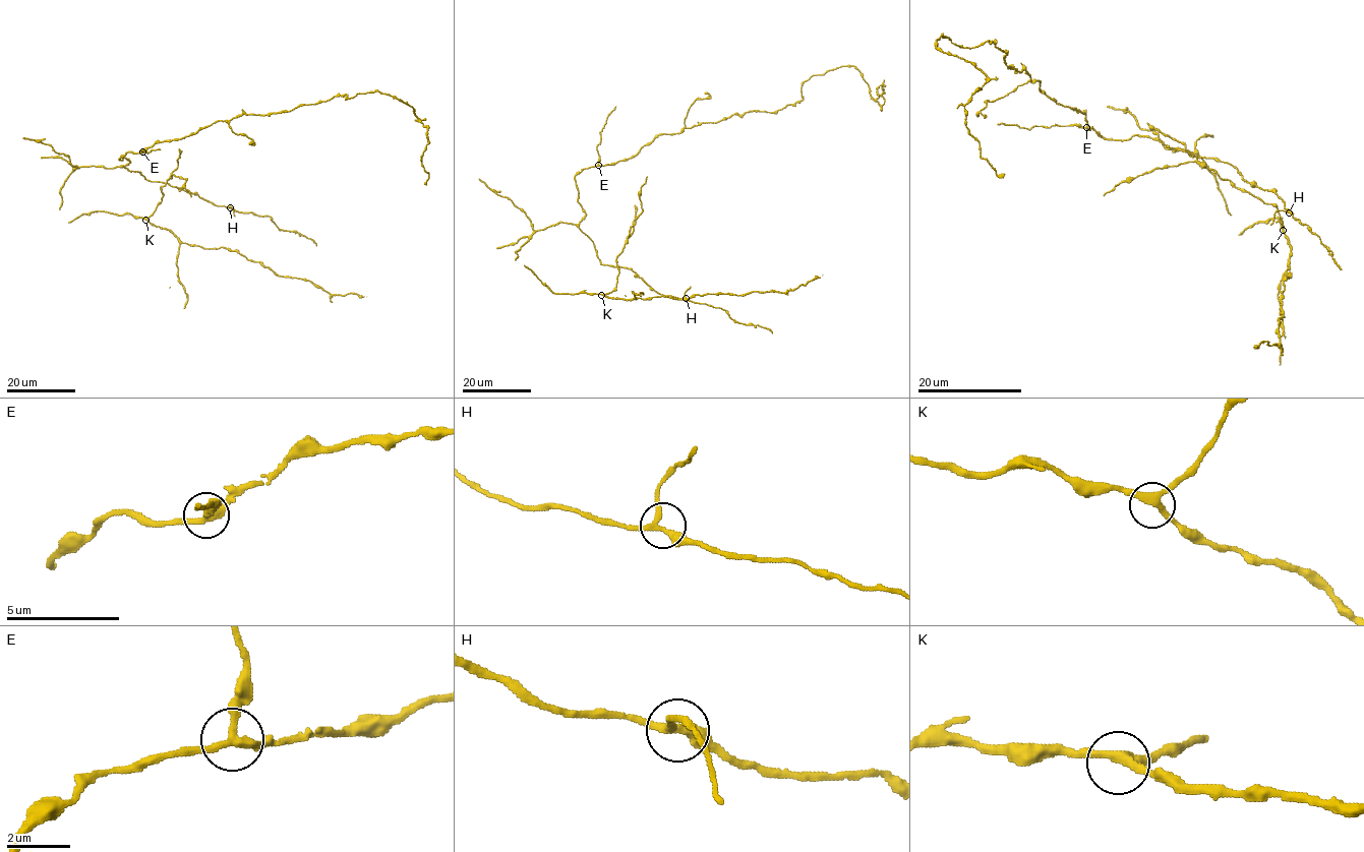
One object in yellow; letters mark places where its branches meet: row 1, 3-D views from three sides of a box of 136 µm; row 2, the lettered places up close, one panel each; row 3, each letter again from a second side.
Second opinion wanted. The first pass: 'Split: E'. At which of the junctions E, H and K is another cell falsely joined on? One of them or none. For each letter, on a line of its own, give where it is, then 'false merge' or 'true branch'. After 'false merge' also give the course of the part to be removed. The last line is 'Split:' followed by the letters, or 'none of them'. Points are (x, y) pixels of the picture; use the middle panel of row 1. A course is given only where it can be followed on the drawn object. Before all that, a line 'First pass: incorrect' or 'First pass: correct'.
First pass: correct
E: (598, 165) | false merge | (598, 165), (596, 146), (600, 141), (600, 131), (616, 106)
H: (686, 298) | true branch
K: (601, 295) | true branch
Split: E

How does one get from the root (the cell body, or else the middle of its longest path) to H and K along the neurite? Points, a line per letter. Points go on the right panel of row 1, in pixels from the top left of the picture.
H: (1090, 129), (1114, 139), (1145, 135), (1191, 157), (1226, 162), (1246, 181), (1271, 190), (1289, 212)
K: (1090, 129), (1103, 138), (1157, 138), (1191, 157), (1234, 166), (1240, 173), (1233, 184), (1271, 203), (1283, 230)

